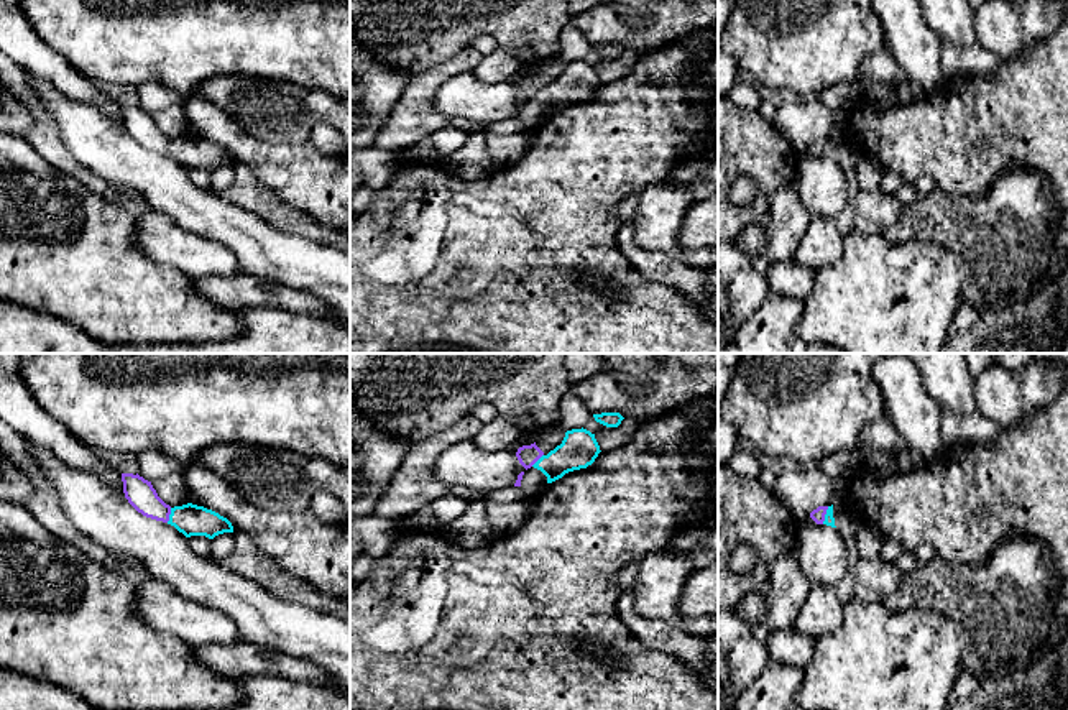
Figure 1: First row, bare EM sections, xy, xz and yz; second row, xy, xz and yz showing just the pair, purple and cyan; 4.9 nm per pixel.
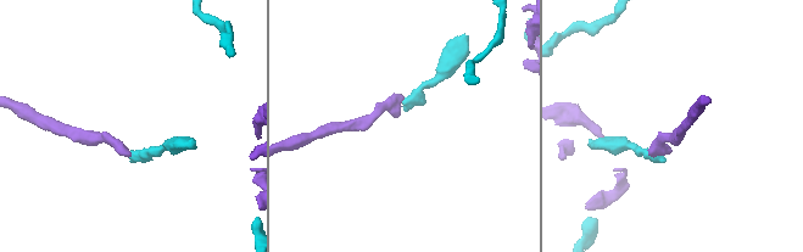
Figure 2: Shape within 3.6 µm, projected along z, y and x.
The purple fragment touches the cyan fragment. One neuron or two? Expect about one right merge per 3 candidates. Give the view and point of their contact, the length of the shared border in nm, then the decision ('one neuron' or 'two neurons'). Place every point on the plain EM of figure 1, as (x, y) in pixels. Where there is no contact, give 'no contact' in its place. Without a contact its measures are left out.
meets purple in yz at (825, 145); contact 90 nm long; two neurons

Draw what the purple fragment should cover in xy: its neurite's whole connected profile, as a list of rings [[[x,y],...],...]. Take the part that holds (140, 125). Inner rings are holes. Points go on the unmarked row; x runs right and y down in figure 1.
[[[122,105],[122,113],[125,130],[138,145],[156,153],[169,153],[171,138],[158,128],[151,113],[138,105]]]

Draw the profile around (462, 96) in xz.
[[[524,64],[516,76],[499,84],[486,84],[472,72],[455,74],[439,89],[432,107],[447,118],[465,118],[481,125],[514,118],[518,107],[526,104],[516,84],[534,76]]]

